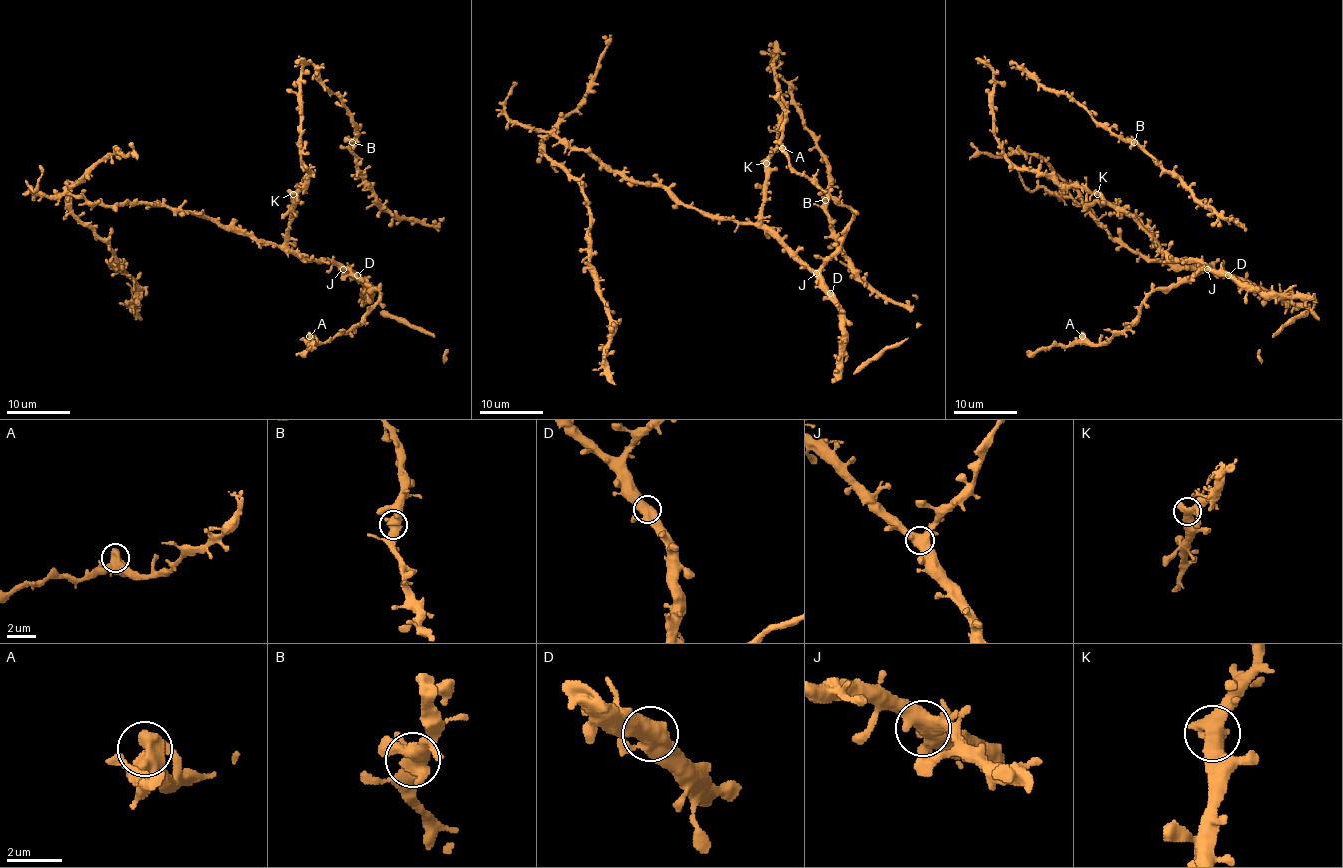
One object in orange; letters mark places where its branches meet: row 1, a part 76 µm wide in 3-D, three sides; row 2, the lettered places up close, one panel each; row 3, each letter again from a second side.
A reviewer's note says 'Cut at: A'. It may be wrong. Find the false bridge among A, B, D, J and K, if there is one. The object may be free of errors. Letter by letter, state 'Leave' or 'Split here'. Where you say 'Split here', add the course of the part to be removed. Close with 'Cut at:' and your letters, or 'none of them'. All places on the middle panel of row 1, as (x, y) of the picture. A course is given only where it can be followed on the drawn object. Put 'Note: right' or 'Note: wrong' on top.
Note: wrong
A: Leave
B: Leave
D: Leave
J: Leave
K: Leave
Cut at: none of them

